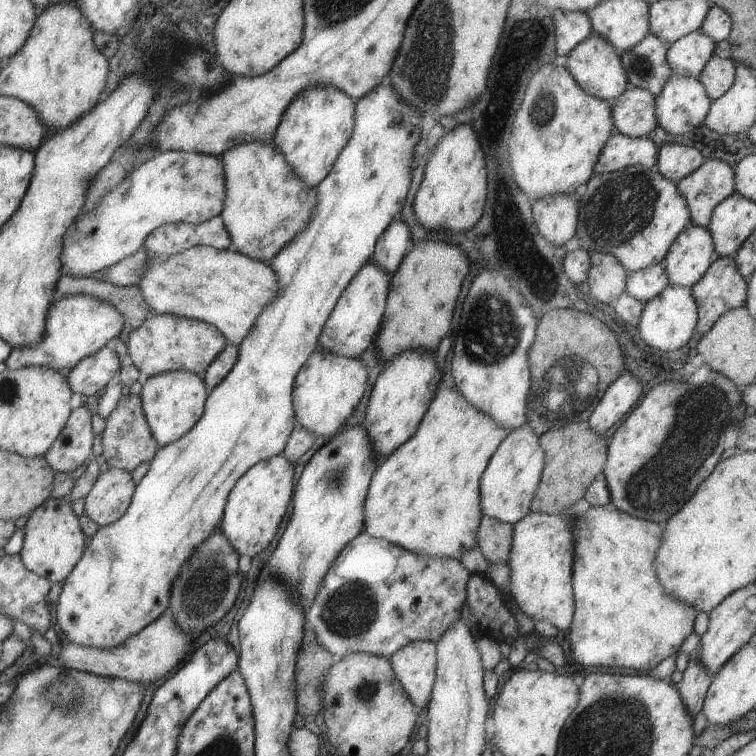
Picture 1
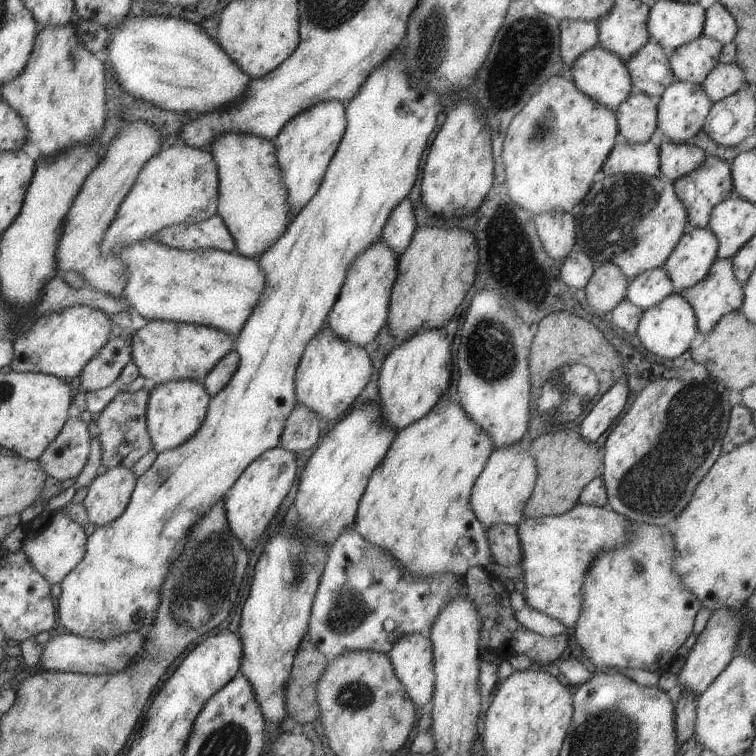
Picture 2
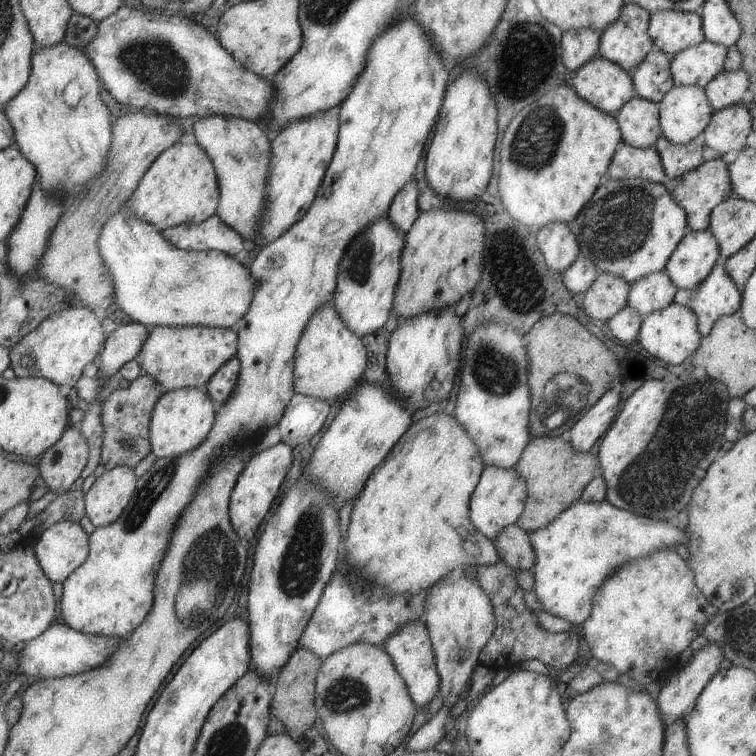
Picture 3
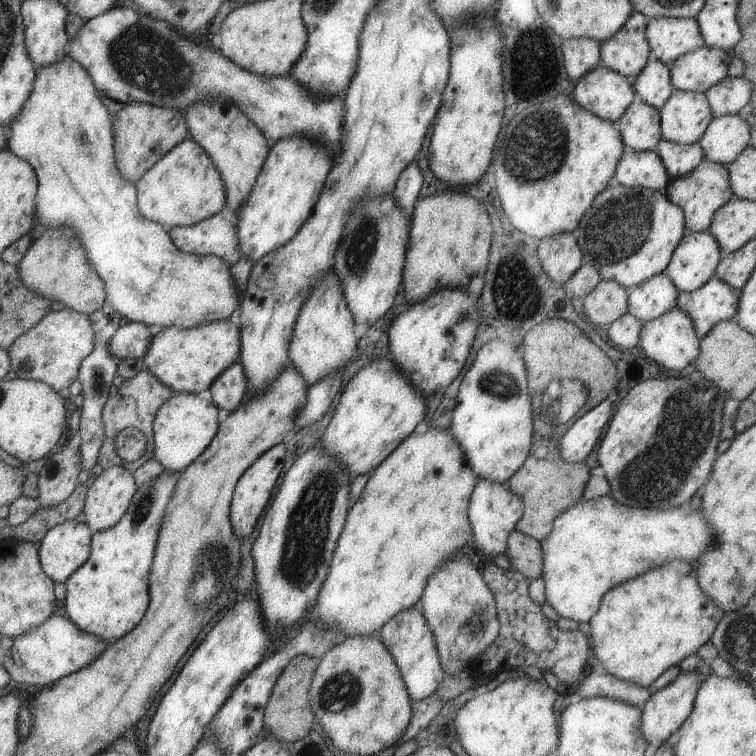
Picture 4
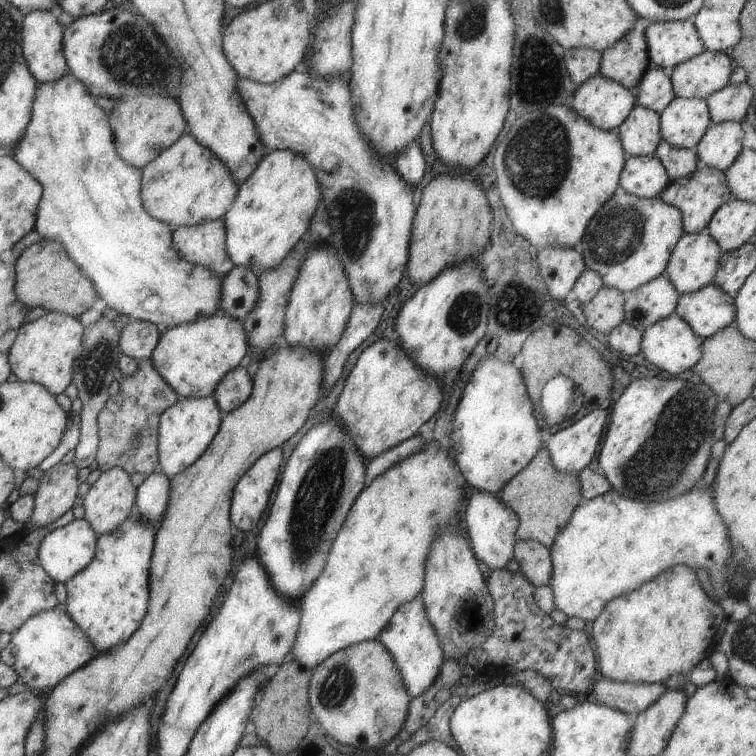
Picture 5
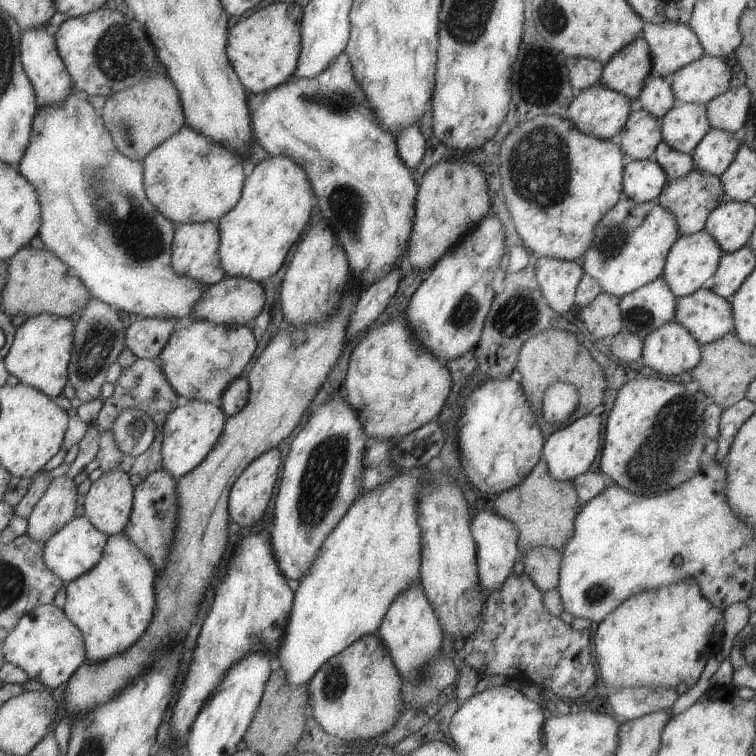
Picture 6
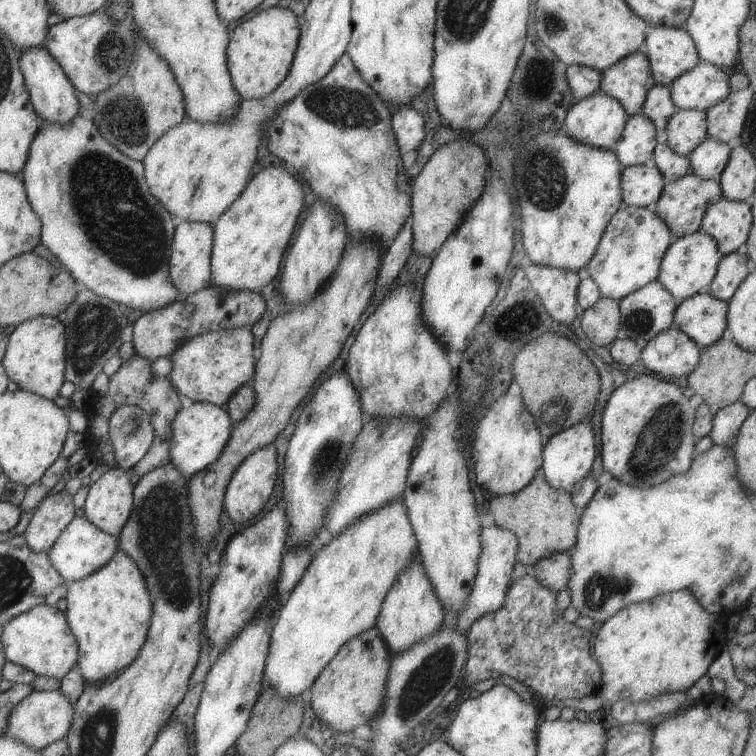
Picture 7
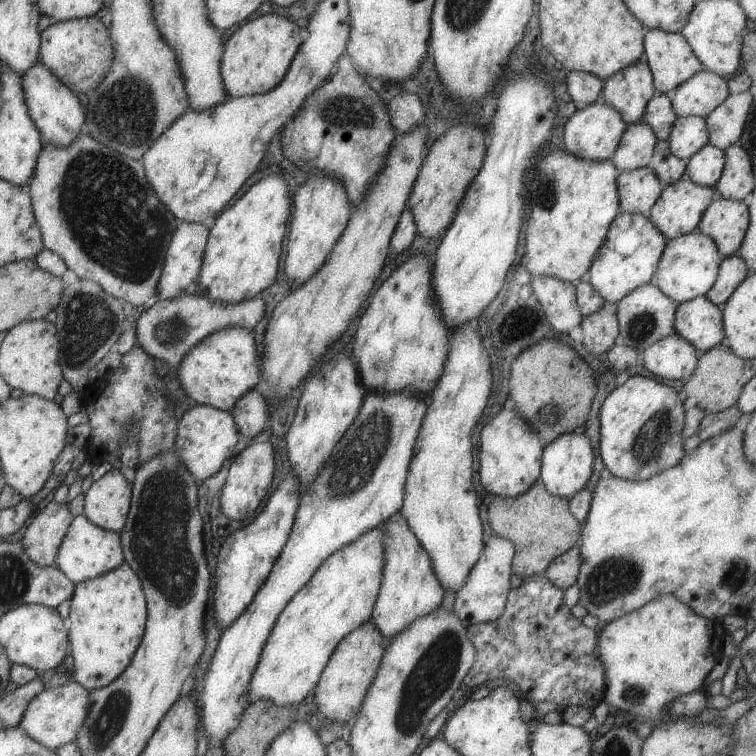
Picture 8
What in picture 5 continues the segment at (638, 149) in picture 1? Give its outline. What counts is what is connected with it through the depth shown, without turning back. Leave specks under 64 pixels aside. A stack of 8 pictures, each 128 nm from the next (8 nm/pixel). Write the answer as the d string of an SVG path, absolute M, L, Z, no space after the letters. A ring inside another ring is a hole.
M654 154L627 156L618 178L618 185L632 195L653 198L659 196L669 181L665 168Z

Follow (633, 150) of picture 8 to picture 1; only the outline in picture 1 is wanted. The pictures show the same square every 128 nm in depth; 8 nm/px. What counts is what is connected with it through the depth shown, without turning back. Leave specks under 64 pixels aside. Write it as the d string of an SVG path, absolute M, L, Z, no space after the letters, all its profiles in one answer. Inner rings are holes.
M639 87L629 88L611 102L615 130L631 138L645 137L658 124L654 96Z

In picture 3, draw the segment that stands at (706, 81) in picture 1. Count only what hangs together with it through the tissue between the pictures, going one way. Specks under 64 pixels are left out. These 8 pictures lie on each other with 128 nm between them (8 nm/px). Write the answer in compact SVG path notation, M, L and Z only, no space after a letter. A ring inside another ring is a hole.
M741 68L734 71L723 69L711 78L702 89L705 91L712 110L716 111L740 101L743 92L748 89L748 76Z

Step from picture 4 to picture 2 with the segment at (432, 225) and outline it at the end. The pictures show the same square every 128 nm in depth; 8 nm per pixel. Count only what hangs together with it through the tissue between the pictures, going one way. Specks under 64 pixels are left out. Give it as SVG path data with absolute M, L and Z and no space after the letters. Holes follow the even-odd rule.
M417 227L411 243L407 244L405 252L398 257L397 276L391 288L391 296L387 314L386 326L393 336L394 346L399 345L423 328L441 328L453 318L455 309L461 304L465 292L469 290L477 264L477 244L469 232L457 228L423 228Z

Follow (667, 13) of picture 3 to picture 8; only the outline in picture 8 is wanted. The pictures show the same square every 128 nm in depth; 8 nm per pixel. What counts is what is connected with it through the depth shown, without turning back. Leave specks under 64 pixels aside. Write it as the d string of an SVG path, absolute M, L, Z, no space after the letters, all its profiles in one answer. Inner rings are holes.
M646 29L643 44L645 62L657 93L667 94L703 69L681 33Z

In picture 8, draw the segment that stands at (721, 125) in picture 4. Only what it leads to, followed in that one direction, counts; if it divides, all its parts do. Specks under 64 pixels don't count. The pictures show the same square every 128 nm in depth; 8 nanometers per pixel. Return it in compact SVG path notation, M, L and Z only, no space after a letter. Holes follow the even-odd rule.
M707 142L687 159L685 177L695 184L713 187L719 180L723 167L724 152Z

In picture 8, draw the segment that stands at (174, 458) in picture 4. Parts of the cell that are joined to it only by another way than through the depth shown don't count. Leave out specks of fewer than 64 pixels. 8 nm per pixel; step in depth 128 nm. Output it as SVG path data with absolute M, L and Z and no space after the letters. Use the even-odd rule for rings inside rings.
M194 405L177 419L173 450L181 464L200 483L215 474L227 460L233 458L237 442L239 431L230 411L222 411L207 405Z

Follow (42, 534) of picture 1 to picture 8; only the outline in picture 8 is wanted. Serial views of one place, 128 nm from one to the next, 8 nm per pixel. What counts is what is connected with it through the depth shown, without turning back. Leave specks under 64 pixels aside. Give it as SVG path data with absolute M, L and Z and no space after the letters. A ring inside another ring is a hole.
M80 515L72 518L72 522L59 544L54 566L59 568L73 584L78 584L82 581L93 580L104 572L117 568L119 564L123 564L123 561L119 533L98 528L85 516Z

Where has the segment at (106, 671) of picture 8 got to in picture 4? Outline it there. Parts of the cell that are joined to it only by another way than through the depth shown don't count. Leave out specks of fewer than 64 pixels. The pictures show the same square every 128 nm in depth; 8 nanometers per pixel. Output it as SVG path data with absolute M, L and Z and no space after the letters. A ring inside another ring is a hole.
M163 469L160 474L139 484L129 501L127 510L109 528L94 532L90 540L87 560L72 572L64 582L64 607L67 618L83 632L113 642L127 634L141 620L149 604L148 578L161 519L168 500L173 494L179 474Z

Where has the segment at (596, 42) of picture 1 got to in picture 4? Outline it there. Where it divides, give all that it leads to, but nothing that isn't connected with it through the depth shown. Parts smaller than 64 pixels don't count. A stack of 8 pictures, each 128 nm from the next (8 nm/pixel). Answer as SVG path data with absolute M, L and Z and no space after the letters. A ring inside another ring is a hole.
M601 64L592 68L575 81L572 98L581 108L592 112L593 115L600 119L605 119L615 124L629 104L637 100L631 80Z

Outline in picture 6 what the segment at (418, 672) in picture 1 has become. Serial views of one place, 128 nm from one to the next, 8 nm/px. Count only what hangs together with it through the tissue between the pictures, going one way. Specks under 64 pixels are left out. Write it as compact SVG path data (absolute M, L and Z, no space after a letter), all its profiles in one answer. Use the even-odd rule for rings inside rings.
M421 582L411 584L411 588L405 588L395 596L376 635L387 648L397 673L407 680L413 680L413 676L427 664L427 660L431 660L442 649L443 630L435 616L435 610L425 597Z

